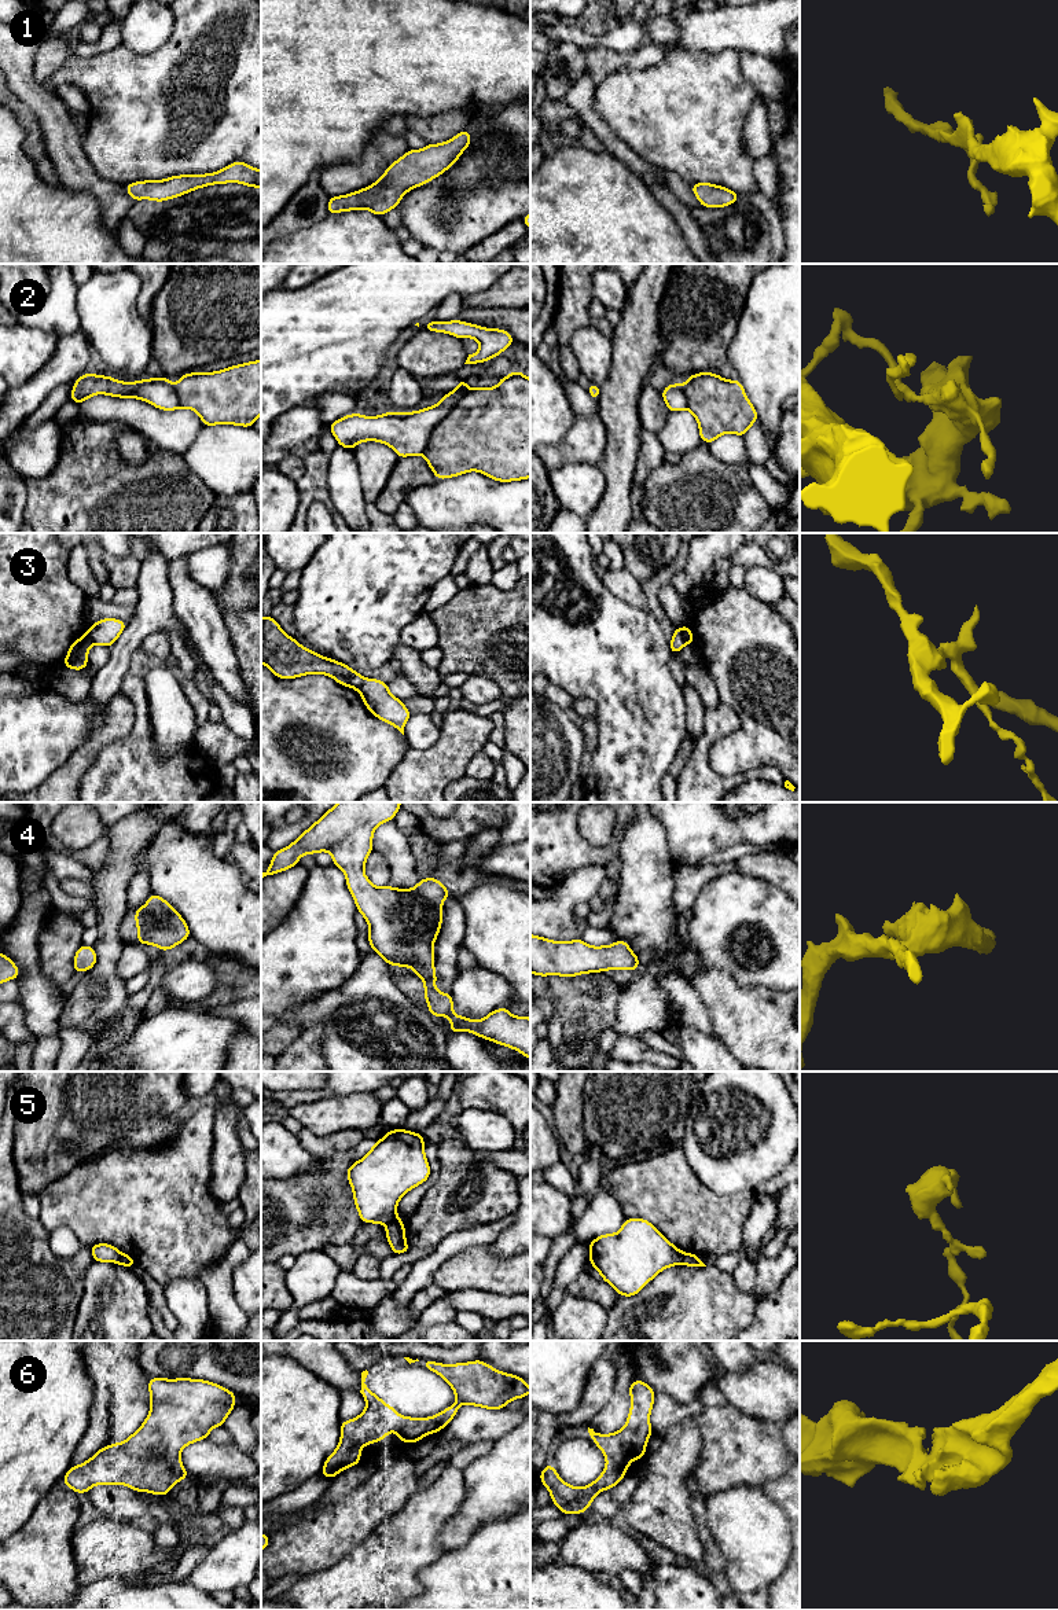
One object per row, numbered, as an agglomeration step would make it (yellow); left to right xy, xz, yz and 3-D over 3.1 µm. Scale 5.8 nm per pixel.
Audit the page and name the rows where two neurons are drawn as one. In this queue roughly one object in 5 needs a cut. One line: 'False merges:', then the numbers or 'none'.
False merges: 2, 3, 5

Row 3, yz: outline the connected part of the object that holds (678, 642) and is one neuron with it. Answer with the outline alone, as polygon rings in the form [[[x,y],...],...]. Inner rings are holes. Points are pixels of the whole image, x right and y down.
[[[675,628],[673,636],[669,642],[671,642],[671,654],[677,654],[686,646],[682,628]]]

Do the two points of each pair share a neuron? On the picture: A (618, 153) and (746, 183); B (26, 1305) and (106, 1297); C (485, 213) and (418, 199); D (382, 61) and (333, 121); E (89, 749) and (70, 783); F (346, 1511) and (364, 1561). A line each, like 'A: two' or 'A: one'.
A: two
B: two
C: one
D: one
E: one
F: two

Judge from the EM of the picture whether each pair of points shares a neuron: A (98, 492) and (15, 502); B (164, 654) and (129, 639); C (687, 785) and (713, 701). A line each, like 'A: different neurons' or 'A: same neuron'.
A: different neurons
B: different neurons
C: different neurons

